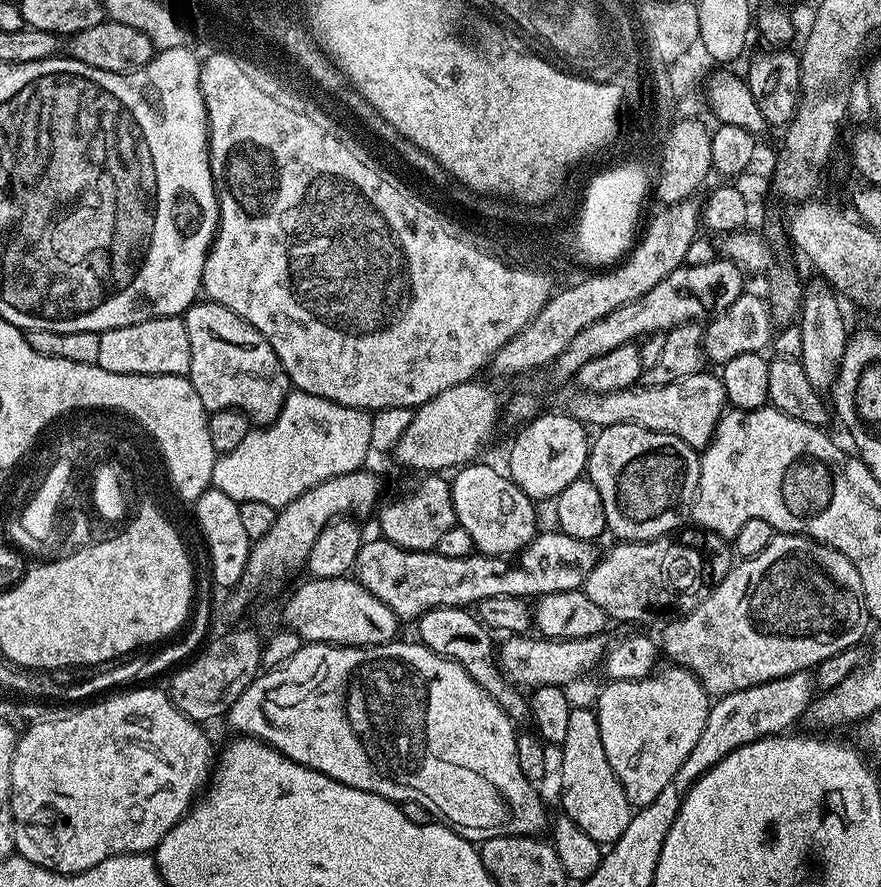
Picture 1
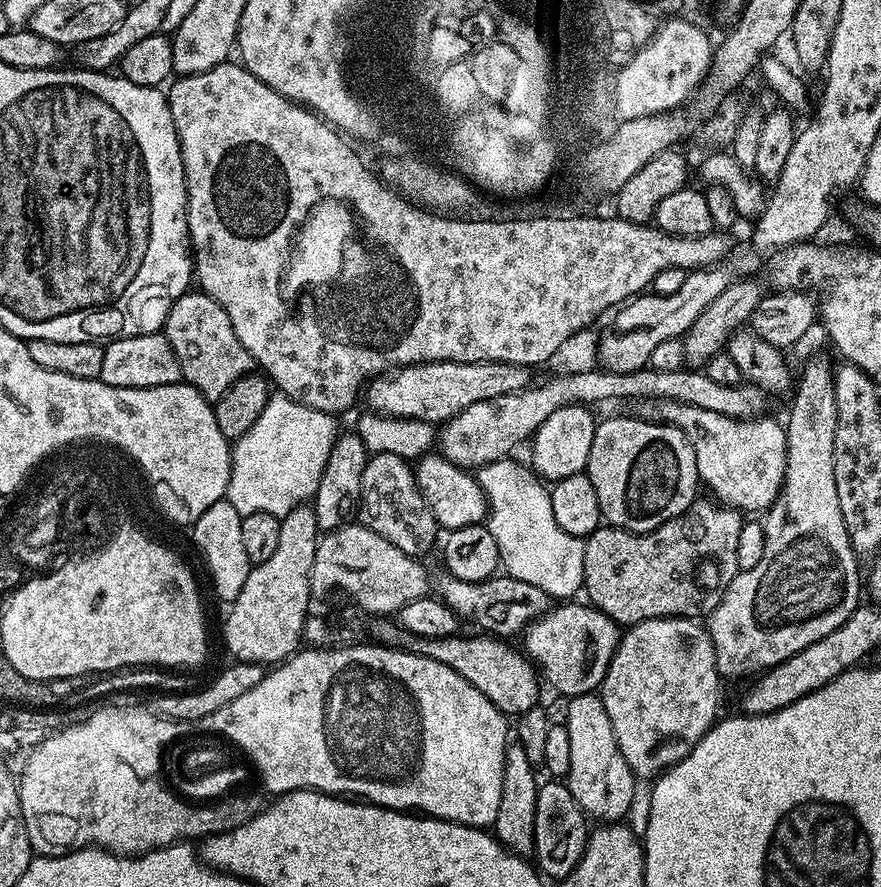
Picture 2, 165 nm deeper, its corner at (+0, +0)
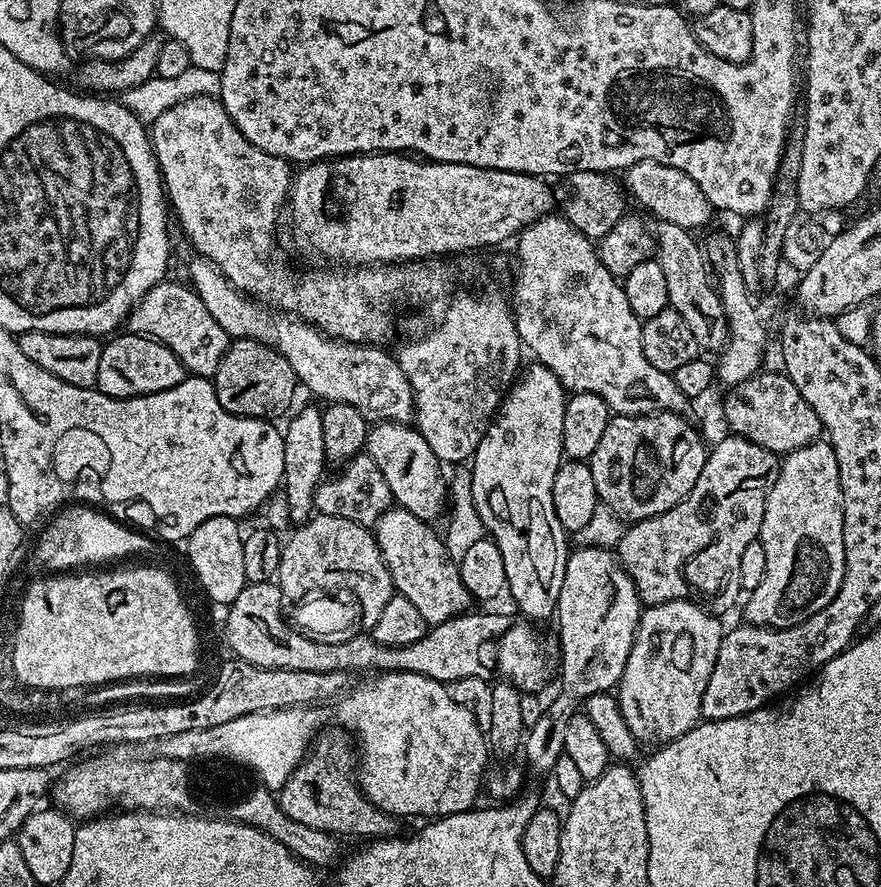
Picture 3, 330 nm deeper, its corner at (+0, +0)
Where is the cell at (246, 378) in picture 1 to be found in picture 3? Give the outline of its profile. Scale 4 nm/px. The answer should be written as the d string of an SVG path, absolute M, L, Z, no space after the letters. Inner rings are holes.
M165 278L154 285L128 313L126 328L133 336L150 336L164 344L182 362L185 373L205 378L215 377L226 354L230 337L218 326L218 321L206 310L195 289L187 283L175 284Z

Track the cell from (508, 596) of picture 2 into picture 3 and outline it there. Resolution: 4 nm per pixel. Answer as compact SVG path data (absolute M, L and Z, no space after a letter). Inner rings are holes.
M393 506L378 518L374 535L390 570L393 589L406 597L430 626L469 611L473 599L466 586L462 586L460 565L447 553L441 533L436 533L429 521L410 514L410 510Z

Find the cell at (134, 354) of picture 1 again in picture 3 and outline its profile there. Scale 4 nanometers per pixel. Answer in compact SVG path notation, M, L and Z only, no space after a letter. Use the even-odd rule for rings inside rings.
M113 335L104 344L102 362L98 365L96 379L96 388L99 391L125 400L131 396L145 396L162 390L170 390L170 386L178 386L178 382L186 379L182 362L167 346L159 344L150 336L120 335Z

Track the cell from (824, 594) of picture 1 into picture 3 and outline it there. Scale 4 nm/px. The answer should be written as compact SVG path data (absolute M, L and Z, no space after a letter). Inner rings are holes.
M807 444L798 450L787 453L781 459L780 473L775 482L769 487L764 521L760 527L759 539L766 550L766 574L762 582L752 592L747 593L748 605L744 608L743 619L759 628L789 628L798 622L806 622L842 586L844 577L844 503L840 489L838 474L838 458L830 450L816 451L813 445Z

